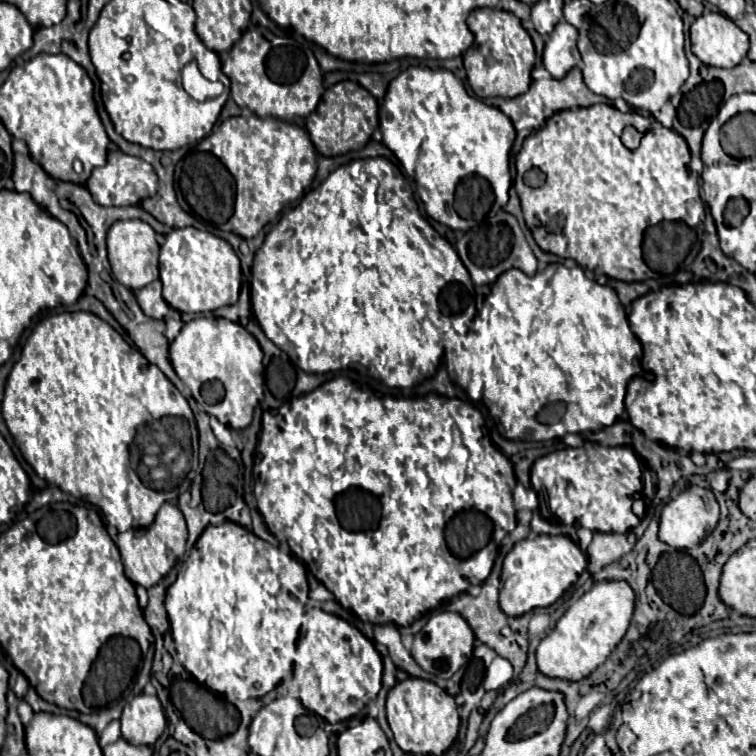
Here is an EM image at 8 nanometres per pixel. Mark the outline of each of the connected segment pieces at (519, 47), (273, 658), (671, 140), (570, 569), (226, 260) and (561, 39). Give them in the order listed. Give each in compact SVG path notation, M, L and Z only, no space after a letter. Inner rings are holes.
M476 9L468 17L468 27L474 33L472 47L464 53L464 69L468 85L478 97L518 97L530 87L534 67L534 45L520 19L502 9Z
M226 521L222 525L208 525L204 529L190 551L190 557L182 565L176 581L168 587L164 607L170 619L178 661L186 669L186 663L194 661L194 671L190 673L198 683L218 695L228 695L227 697L234 699L264 697L290 671L296 653L300 623L304 621L304 611L308 611L308 607L332 613L352 627L356 626L351 623L350 616L357 616L352 609L342 607L334 593L328 591L320 581L316 588L310 590L308 599L304 565L296 561L294 556L282 553L274 545L258 539L252 531L232 521Z
M590 105L568 111L558 111L546 121L546 127L530 135L520 153L516 155L516 191L522 201L522 211L528 229L542 251L558 257L572 257L580 267L600 271L620 281L644 281L648 266L642 254L642 242L646 227L660 221L684 221L691 228L703 222L706 211L700 199L698 173L688 169L690 151L682 135L662 127L654 119L646 119L636 111L622 113L612 105ZM626 125L636 127L642 133L640 147L630 151L620 141ZM530 169L540 169L546 175L544 185L530 187L524 183L524 175Z
M538 535L536 539L518 541L502 565L500 609L510 617L520 617L536 607L552 605L578 579L586 565L586 554L566 535Z
M194 227L172 229L160 247L159 279L166 303L182 313L208 314L236 303L242 285L240 259L228 241Z
M560 21L554 27L544 47L544 67L550 71L552 77L562 79L580 61L576 39L578 39L578 31L570 23Z

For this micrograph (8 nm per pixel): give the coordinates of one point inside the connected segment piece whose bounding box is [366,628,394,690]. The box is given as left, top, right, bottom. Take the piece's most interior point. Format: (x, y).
(380, 648)

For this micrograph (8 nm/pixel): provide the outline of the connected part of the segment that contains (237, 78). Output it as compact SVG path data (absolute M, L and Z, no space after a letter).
M246 31L242 41L236 43L236 47L230 51L230 55L224 59L222 71L230 79L230 95L240 107L248 107L258 117L278 117L284 121L290 121L294 117L308 117L324 93L322 83L322 69L312 53L312 57L306 55L304 59L304 81L270 81L266 75L266 53L270 51L270 43L258 33L258 31Z

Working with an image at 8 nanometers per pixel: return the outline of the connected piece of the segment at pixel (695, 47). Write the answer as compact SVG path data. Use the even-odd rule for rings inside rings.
M704 11L690 27L692 53L712 67L736 67L748 53L748 35L726 15Z

